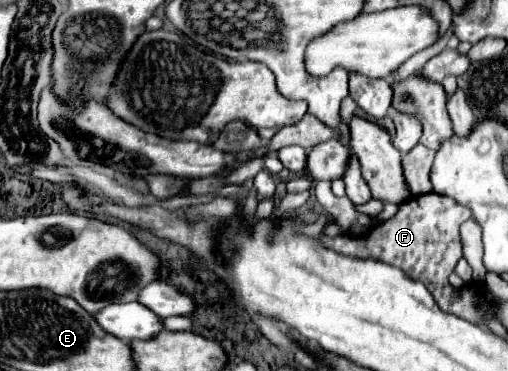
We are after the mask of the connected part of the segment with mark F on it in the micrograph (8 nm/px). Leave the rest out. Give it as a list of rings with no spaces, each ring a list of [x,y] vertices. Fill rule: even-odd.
[[[426,193],[422,197],[410,197],[406,203],[400,205],[400,211],[396,217],[376,225],[368,235],[364,237],[322,237],[324,245],[330,245],[332,249],[338,249],[340,253],[352,253],[354,257],[362,259],[380,259],[382,263],[394,265],[402,269],[410,279],[420,281],[426,285],[426,289],[432,293],[434,301],[440,309],[446,313],[454,313],[466,321],[478,323],[476,313],[486,313],[486,317],[492,317],[490,307],[484,305],[484,301],[478,301],[474,293],[458,291],[448,283],[448,275],[454,271],[458,259],[462,257],[462,245],[460,245],[460,233],[458,227],[470,219],[470,209],[454,201],[452,197],[438,195],[438,193]]]

